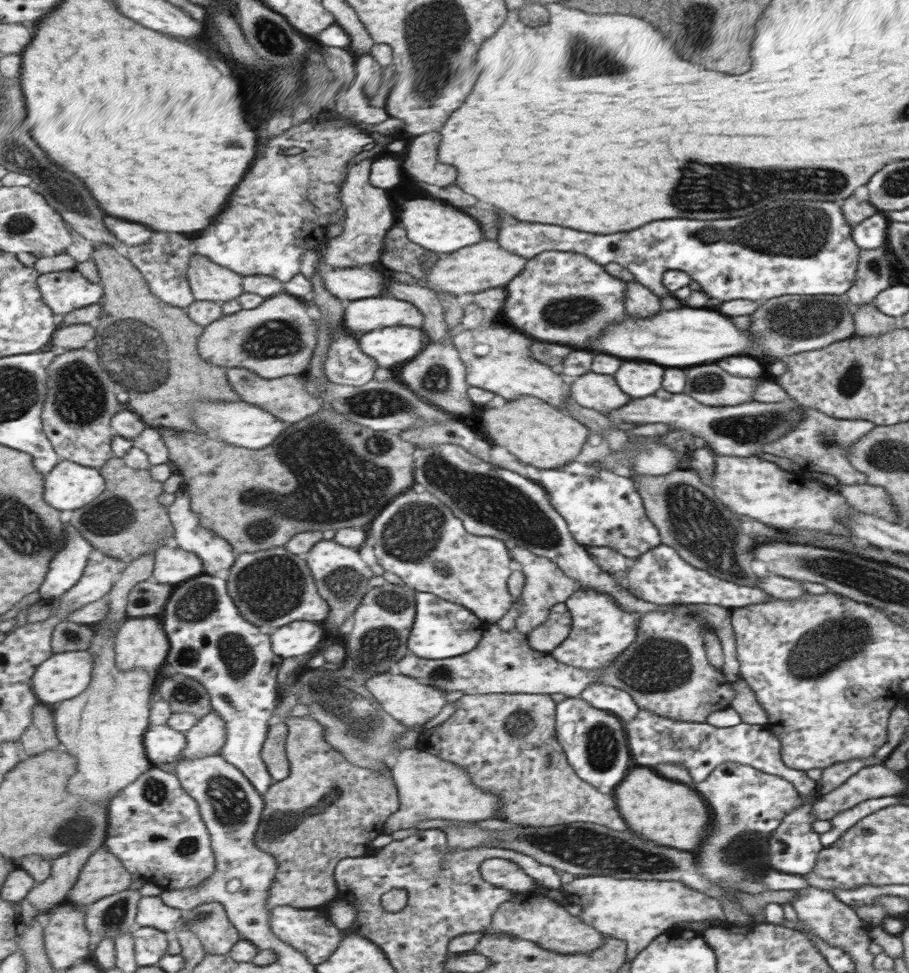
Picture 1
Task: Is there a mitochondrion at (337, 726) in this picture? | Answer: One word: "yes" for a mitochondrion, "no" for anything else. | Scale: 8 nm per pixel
yes

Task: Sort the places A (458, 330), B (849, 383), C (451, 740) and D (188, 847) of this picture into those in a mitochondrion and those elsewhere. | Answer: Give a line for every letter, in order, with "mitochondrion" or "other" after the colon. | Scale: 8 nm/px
A: other
B: mitochondrion
C: other
D: mitochondrion

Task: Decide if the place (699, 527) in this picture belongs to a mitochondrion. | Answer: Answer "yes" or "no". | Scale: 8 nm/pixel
yes

